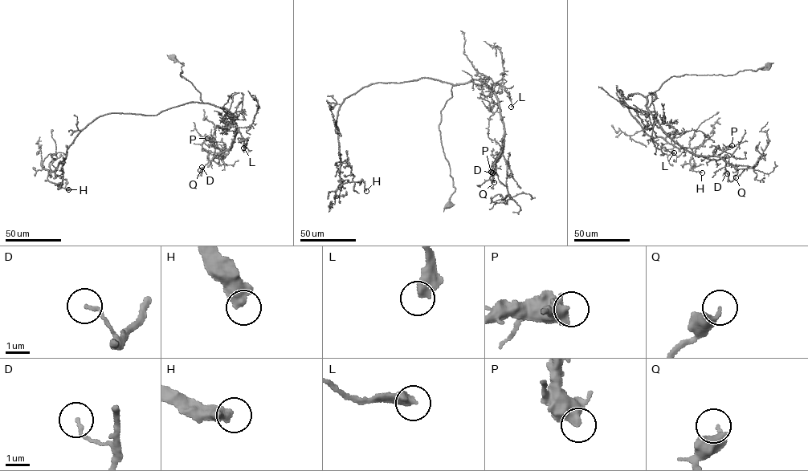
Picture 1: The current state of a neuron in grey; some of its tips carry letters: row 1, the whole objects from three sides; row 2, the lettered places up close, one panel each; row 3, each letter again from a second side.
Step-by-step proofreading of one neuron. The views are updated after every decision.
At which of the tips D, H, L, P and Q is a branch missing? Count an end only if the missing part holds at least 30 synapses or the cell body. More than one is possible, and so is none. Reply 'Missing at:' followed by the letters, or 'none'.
Missing at: none

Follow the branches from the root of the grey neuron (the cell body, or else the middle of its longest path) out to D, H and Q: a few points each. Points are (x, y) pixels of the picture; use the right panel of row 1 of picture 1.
D: (768, 65), (725, 76), (671, 76), (646, 96), (647, 110), (663, 130), (691, 152), (724, 157), (727, 173)
H: (768, 65), (671, 76), (646, 97), (626, 99), (619, 90), (646, 133), (690, 148), (690, 169), (702, 172)
Q: (768, 65), (671, 76), (646, 96), (647, 110), (669, 136), (694, 154), (724, 157), (728, 179), (736, 177)

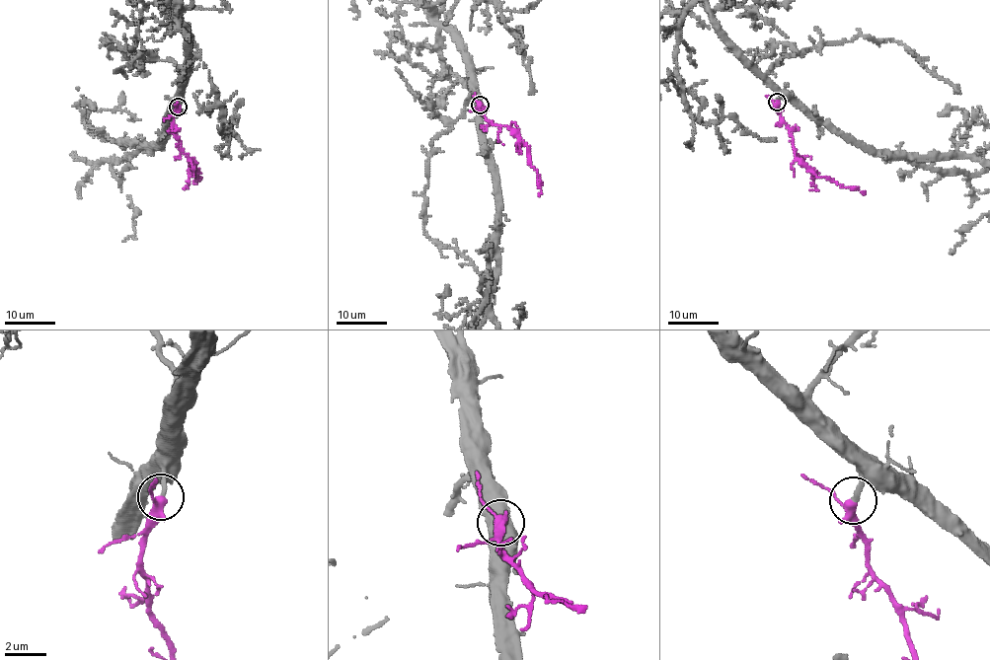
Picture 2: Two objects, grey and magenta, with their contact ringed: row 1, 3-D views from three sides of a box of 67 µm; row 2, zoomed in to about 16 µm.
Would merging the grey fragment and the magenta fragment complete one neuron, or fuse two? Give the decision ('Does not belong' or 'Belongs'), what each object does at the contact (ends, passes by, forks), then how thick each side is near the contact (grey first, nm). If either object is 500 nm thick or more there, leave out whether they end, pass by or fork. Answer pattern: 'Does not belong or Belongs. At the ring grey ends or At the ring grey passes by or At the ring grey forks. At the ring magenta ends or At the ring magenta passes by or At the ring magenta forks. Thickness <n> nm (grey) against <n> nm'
Belongs. At the ring grey ends. At the ring magenta forks. Thickness 240 nm (grey) against 280 nm

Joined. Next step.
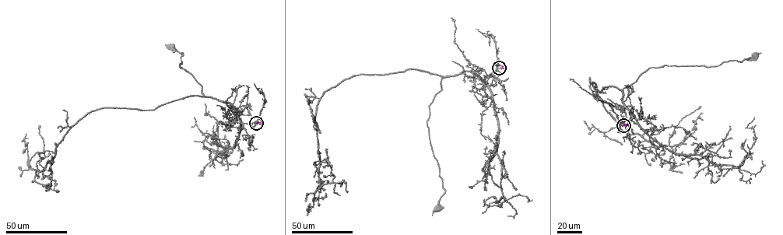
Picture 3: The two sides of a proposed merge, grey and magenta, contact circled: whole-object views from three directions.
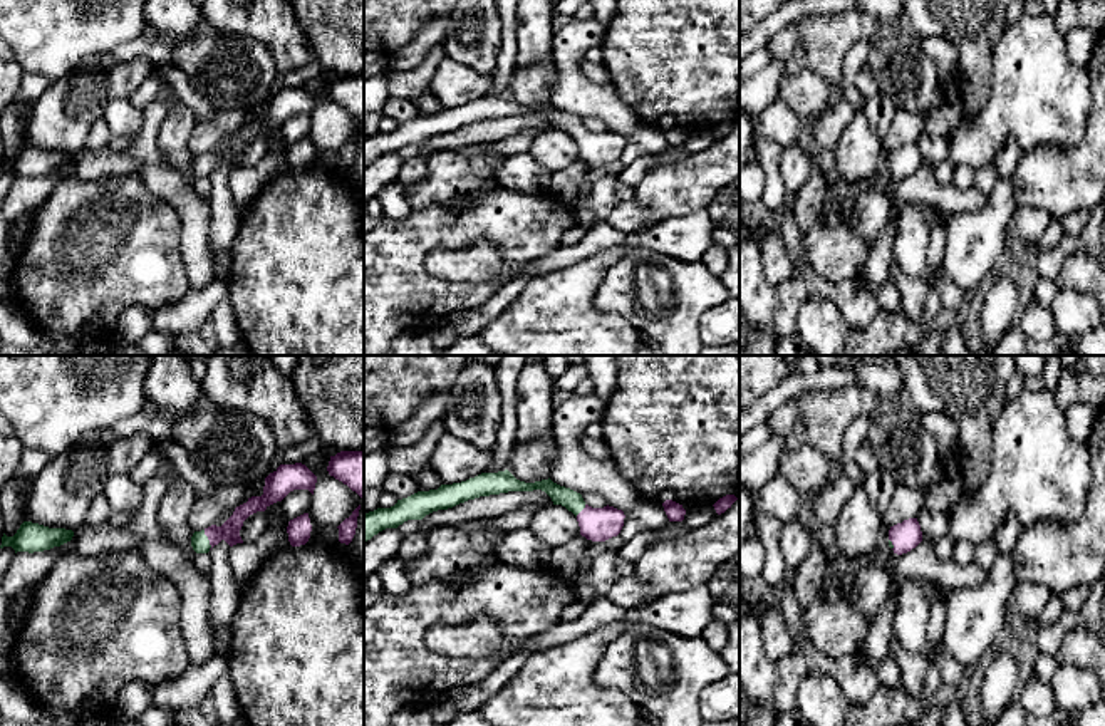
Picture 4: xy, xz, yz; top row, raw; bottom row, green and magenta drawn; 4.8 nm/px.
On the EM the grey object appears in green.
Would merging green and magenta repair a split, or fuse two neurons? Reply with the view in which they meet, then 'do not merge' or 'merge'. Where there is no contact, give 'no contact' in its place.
xy | merge

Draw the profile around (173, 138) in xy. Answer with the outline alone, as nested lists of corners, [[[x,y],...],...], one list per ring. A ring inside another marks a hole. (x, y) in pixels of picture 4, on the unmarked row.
[[[171,101],[169,111],[159,127],[158,144],[163,163],[176,171],[193,188],[196,176],[191,171],[193,154],[188,149],[195,129],[193,112],[179,101]]]

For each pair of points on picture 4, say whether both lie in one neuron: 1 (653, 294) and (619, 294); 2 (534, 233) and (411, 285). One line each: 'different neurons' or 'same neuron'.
1: same neuron
2: same neuron

